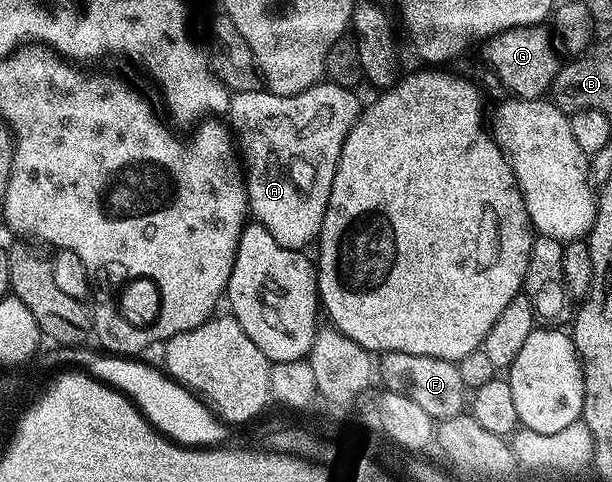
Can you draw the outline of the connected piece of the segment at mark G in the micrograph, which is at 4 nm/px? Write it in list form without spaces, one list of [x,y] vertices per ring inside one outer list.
[[[549,26],[513,27],[498,35],[491,35],[481,47],[487,65],[494,70],[495,77],[510,90],[507,92],[511,96],[519,99],[540,99],[549,92],[560,66],[560,51]]]

